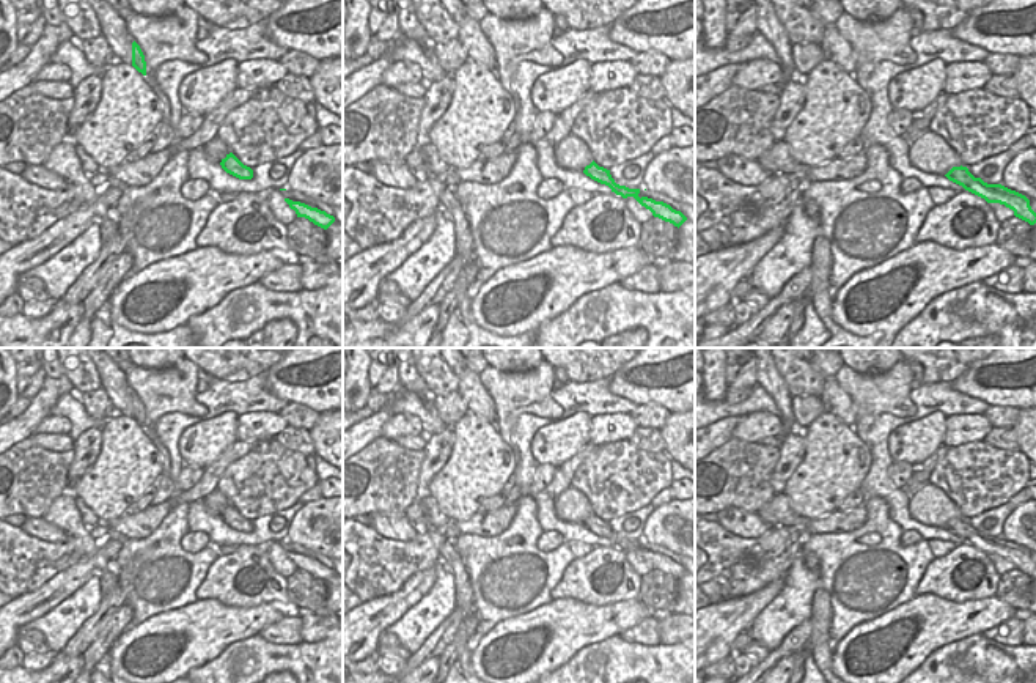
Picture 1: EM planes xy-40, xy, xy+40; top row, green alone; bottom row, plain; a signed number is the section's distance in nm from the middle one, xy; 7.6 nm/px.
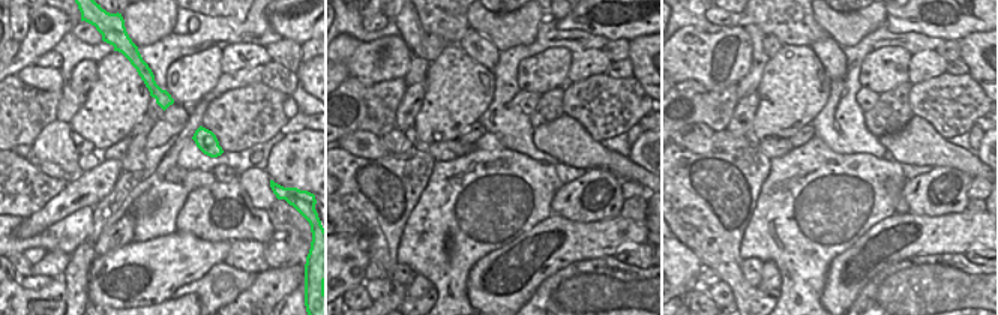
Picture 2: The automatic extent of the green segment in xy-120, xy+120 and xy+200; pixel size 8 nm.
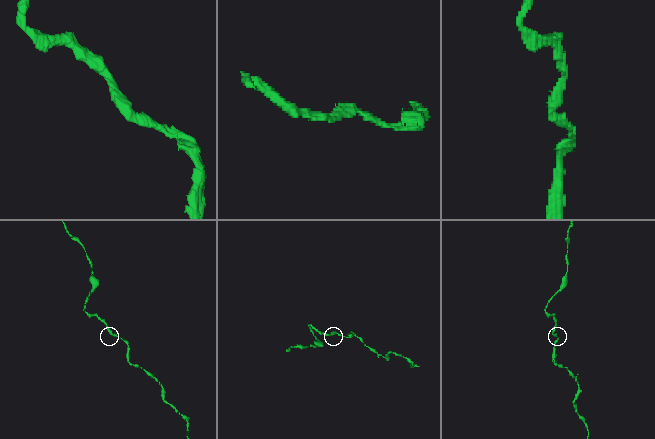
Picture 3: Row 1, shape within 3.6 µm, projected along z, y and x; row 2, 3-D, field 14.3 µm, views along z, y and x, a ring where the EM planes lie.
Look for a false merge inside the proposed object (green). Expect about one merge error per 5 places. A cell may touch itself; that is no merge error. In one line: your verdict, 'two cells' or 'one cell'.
one cell

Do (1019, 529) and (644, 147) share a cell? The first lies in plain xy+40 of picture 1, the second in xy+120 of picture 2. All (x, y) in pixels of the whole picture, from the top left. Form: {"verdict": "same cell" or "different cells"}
{"verdict": "same cell"}

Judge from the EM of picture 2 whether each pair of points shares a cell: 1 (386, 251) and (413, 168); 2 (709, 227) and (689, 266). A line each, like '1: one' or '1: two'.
1: one
2: two

